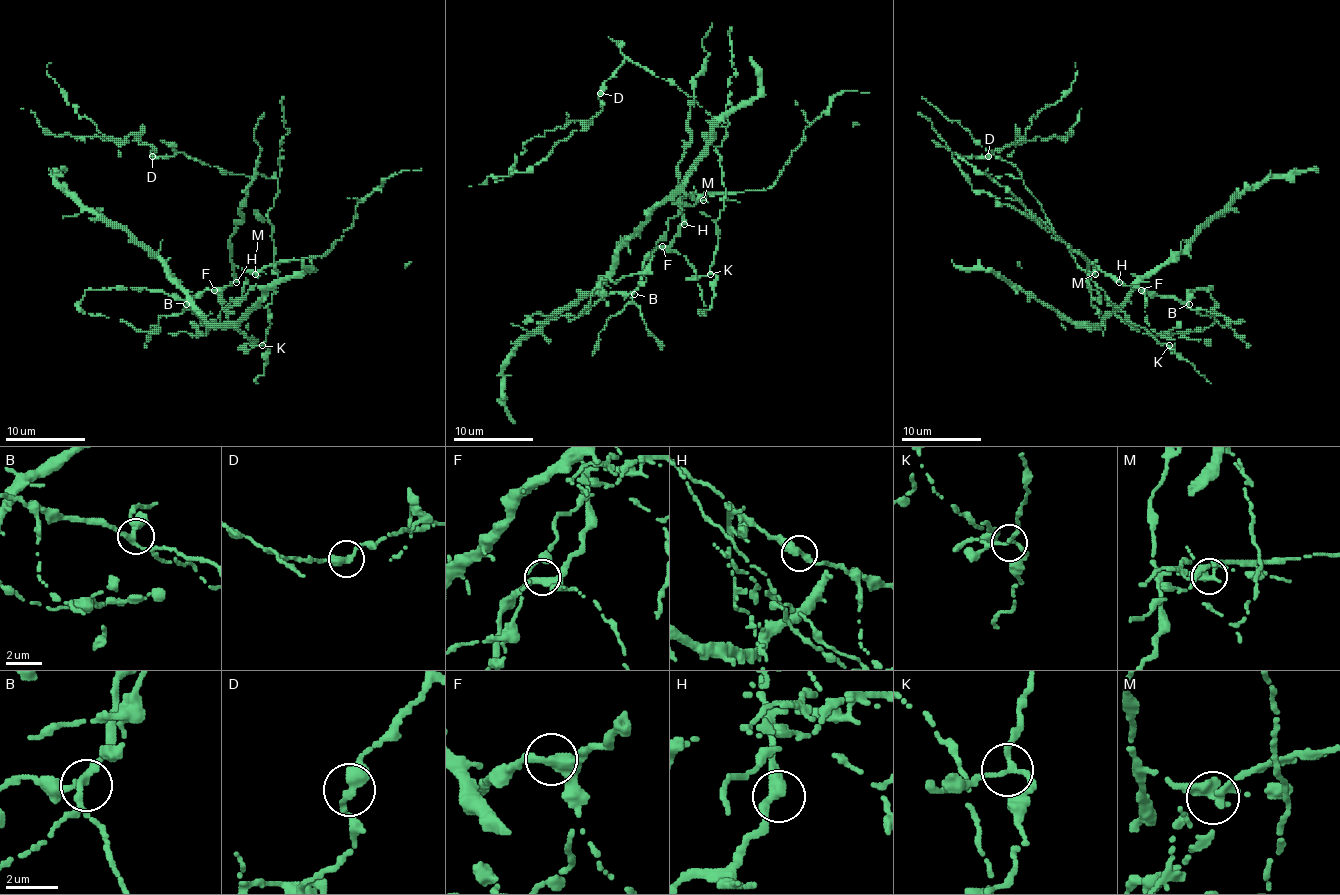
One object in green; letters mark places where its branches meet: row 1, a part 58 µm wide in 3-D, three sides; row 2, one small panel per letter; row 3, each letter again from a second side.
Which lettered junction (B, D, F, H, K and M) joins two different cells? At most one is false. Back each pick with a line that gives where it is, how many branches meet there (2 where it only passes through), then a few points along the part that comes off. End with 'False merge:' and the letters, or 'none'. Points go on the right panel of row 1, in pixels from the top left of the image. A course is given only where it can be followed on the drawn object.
M: (1095, 274) | 3 | (1095, 274), (1089, 276), (1089, 286), (1139, 331), (1161, 335), (1203, 331), (1217, 320), (1211, 310)
False merge: M

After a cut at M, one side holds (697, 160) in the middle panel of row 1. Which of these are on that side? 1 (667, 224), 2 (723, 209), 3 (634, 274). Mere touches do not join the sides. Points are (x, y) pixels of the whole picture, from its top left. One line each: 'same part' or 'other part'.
1: other part
2: same part
3: other part

